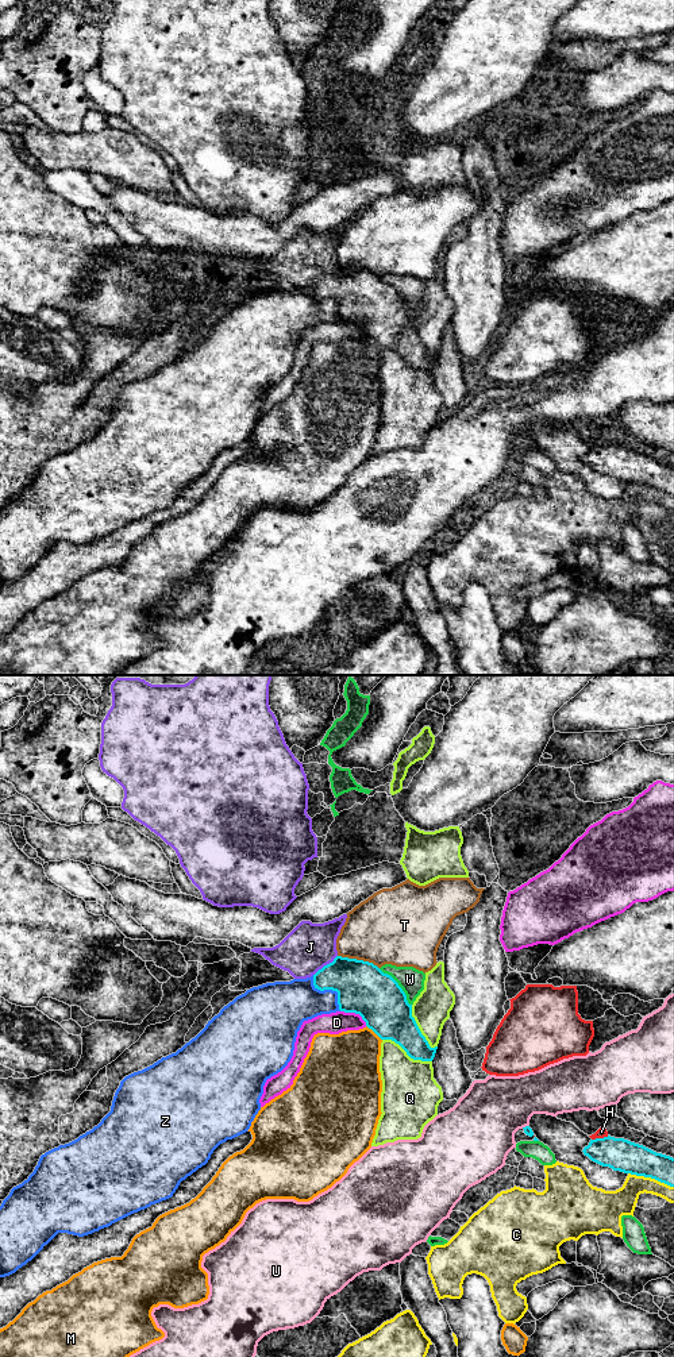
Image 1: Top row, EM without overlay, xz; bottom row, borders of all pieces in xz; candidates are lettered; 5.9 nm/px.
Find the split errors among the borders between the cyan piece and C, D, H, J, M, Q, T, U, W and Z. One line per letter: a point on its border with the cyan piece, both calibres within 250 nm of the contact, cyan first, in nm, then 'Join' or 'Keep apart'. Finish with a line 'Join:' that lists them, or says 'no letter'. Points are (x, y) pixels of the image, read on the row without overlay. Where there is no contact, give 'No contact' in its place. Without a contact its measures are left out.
C: Touches cyan at xz (651, 486). Thickness 190 nm (cyan) against 160 nm. Keep apart
D: Touches cyan at xz (355, 322). Thickness 300 nm (cyan) against 130 nm. Keep apart
H: Touches cyan at xz (600, 447). Thickness 190 nm (cyan) against 60 nm. Keep apart
J: Touches cyan at xz (327, 273). Thickness 300 nm (cyan) against 280 nm. Join
M: Touches cyan at xz (374, 340). Thickness 300 nm (cyan) against 380 nm. Keep apart
Q: Touches cyan at xz (407, 362). Thickness 280 nm (cyan) against 340 nm. Keep apart
T: Touches cyan at xz (358, 269). Thickness 300 nm (cyan) against 420 nm. Keep apart
U: Touches cyan at xz (526, 435). Thickness 50 nm (cyan) against 380 nm. Keep apart
W: Touches cyan at xz (397, 293). Thickness 300 nm (cyan) against 150 nm. Keep apart
Z: Touches cyan at xz (330, 297). Thickness 300 nm (cyan) against 260 nm. Keep apart
Join: J

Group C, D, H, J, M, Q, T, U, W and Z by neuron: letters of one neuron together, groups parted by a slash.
C / D / H / J / M / Q / T / U / W / Z

